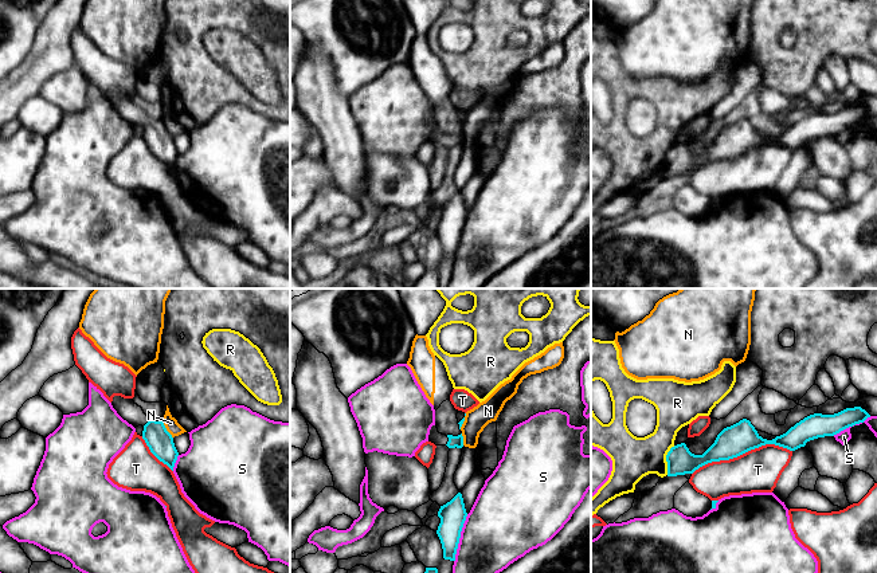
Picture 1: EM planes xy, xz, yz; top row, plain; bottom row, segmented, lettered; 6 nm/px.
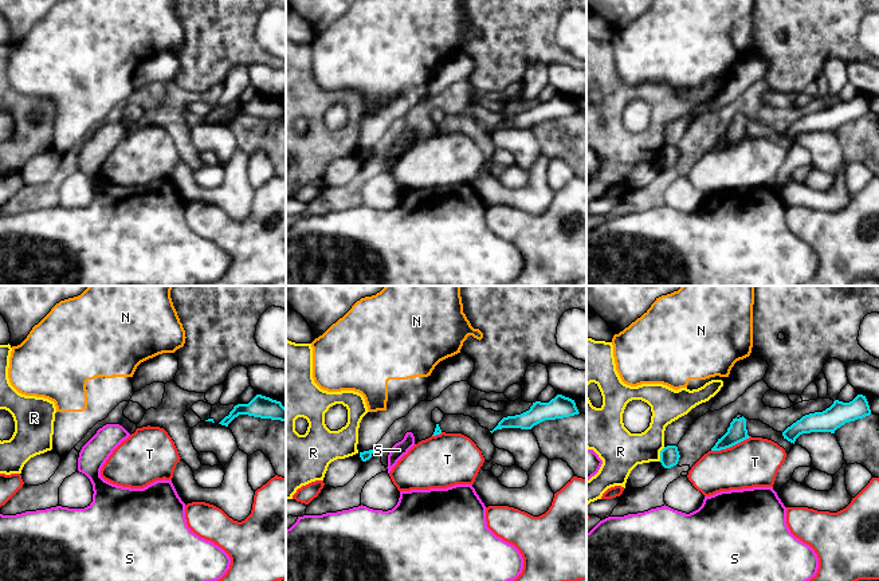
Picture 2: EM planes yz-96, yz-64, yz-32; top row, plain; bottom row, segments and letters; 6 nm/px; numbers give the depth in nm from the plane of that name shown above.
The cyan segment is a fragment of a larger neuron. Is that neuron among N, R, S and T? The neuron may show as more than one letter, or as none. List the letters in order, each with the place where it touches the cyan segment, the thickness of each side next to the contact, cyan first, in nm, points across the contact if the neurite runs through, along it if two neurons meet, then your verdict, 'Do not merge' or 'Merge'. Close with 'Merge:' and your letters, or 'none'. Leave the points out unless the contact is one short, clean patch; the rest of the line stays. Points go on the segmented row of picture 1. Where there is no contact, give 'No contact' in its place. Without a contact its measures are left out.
N: Touches cyan at xy (165, 430). Thickness 160 nm (cyan) against 80 nm. Do not merge
R: Touches cyan at yz (666, 459). Thickness 160 nm (cyan) against 260 nm. Do not merge
S: Touches cyan at xz (459, 537). Thickness 160 nm (cyan) against 420 nm. Do not merge
T: Touches cyan at yz (742, 454). Thickness 190 nm (cyan) against 260 nm. Do not merge
Merge: none

